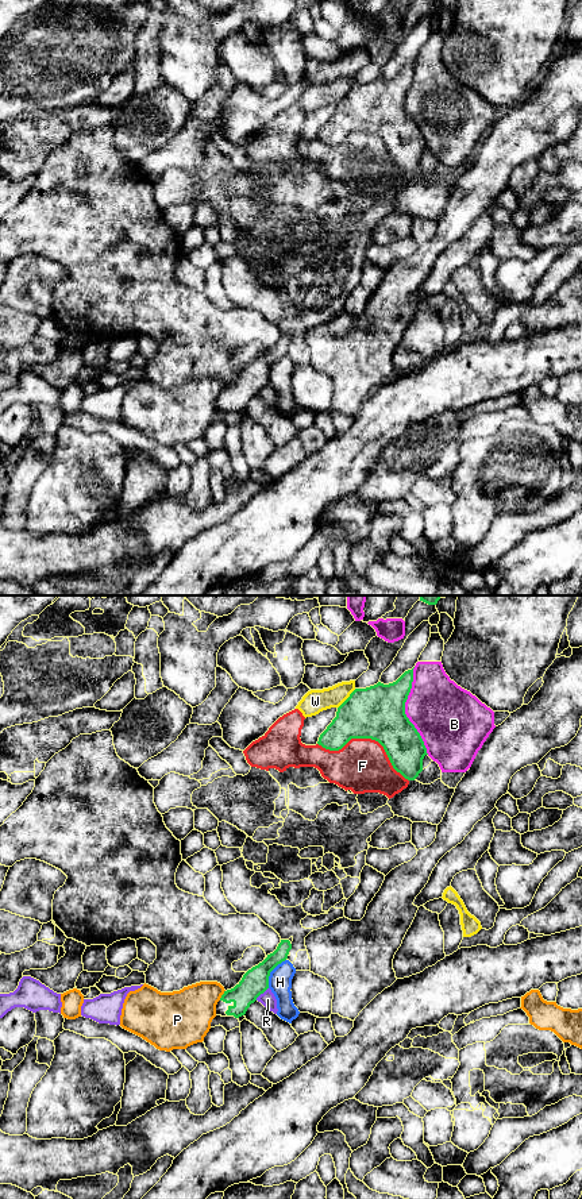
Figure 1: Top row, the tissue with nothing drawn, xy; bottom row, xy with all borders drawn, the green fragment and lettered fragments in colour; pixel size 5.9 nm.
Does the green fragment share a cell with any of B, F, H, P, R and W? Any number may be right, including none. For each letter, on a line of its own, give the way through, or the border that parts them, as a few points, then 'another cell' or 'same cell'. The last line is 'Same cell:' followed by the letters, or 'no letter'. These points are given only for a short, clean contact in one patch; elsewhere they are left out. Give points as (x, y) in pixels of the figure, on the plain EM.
B: another cell
F: another cell
H: another cell
P: border along xy (224, 385), (219, 394); another cell
R: border along xy (268, 382), (255, 394); another cell
W: another cell
Same cell: no letter

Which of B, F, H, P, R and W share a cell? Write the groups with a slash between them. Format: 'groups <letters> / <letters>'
groups B / F / H P / R / W

